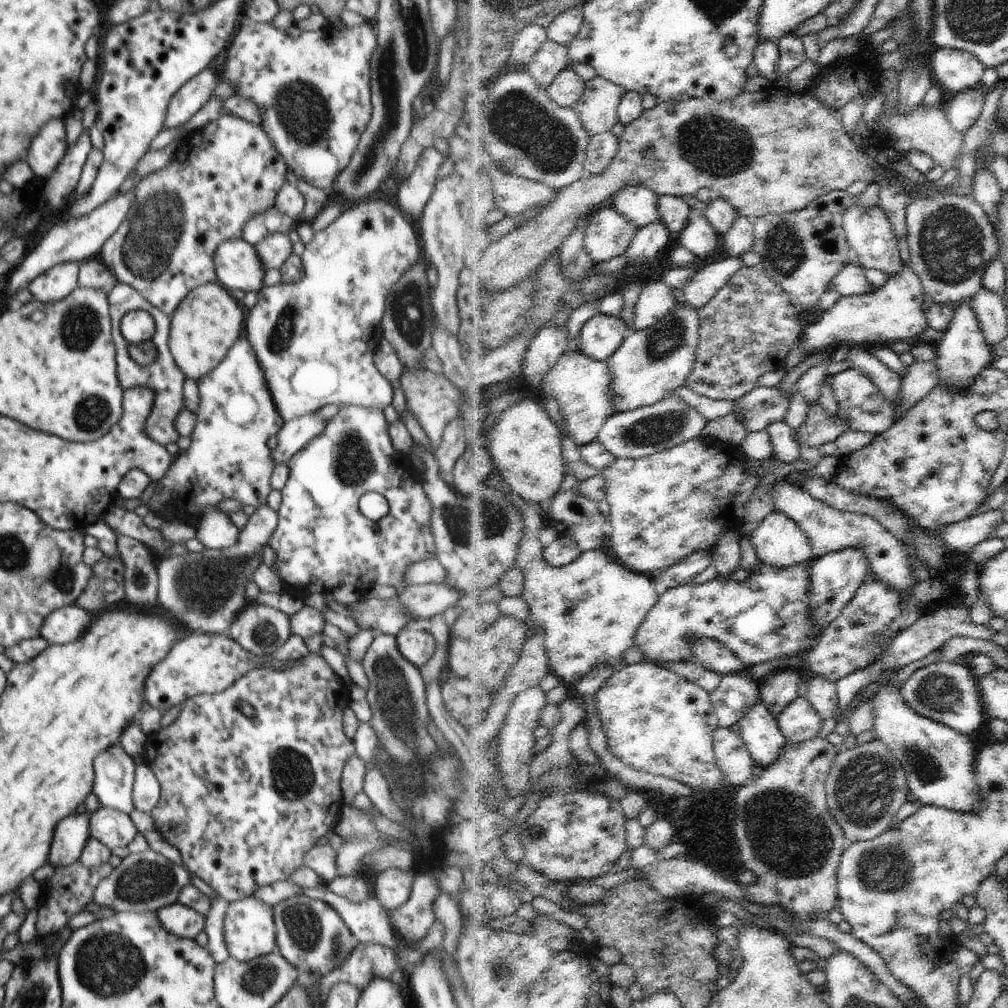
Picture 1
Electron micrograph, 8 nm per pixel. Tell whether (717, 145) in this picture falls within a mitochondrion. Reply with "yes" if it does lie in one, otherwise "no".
yes

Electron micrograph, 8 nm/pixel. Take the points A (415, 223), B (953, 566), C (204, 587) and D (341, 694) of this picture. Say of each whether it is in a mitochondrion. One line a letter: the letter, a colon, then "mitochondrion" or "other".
A: other
B: other
C: mitochondrion
D: other

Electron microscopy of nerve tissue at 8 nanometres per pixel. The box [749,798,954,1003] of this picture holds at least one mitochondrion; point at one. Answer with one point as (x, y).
(888, 869)

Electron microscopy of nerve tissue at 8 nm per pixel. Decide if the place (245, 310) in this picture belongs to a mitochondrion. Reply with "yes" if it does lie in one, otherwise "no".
no

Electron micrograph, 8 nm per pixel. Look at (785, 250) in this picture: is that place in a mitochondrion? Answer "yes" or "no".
yes

